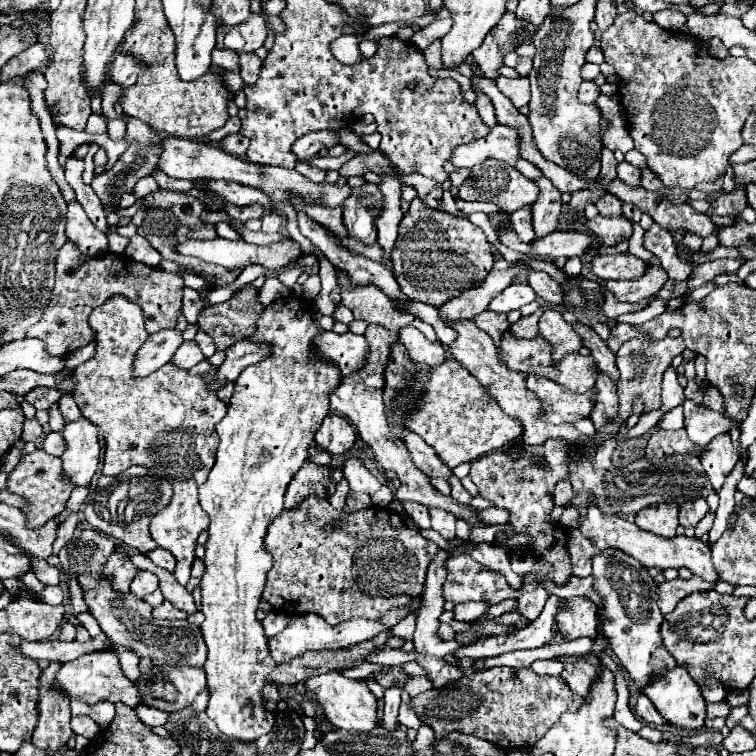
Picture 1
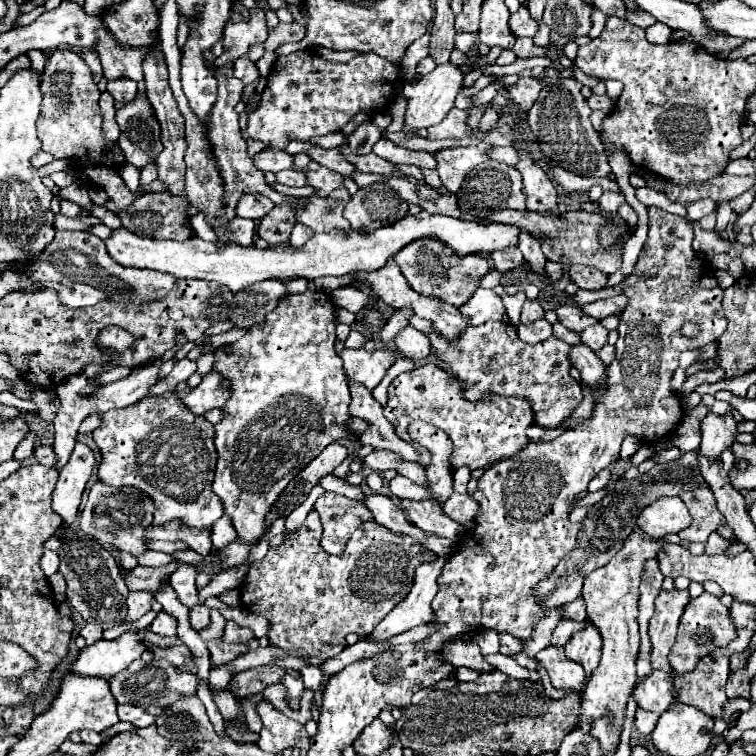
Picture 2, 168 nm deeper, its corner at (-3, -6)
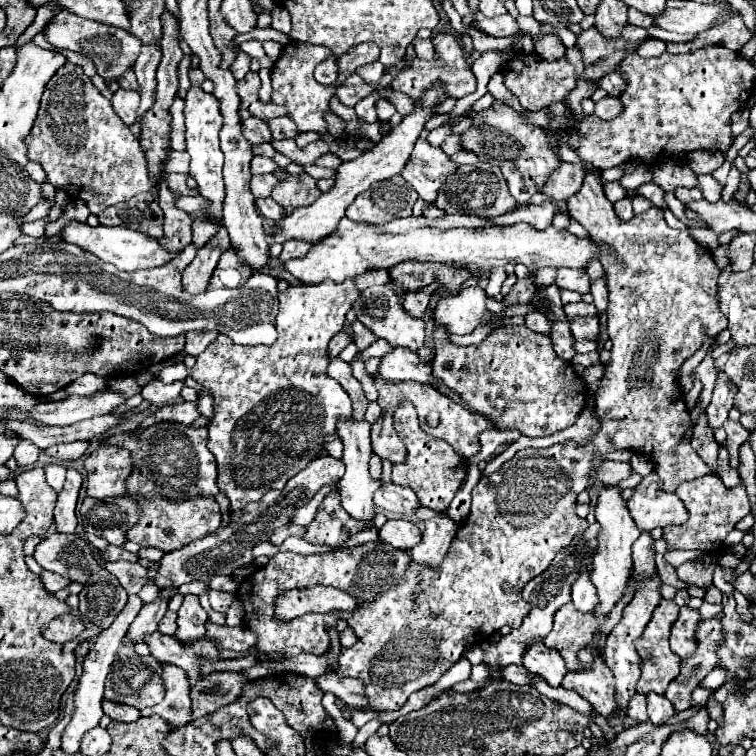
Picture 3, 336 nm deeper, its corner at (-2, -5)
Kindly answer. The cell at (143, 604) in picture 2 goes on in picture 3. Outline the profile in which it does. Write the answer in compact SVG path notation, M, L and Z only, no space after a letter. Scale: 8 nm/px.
M129 595L129 601L125 605L125 609L117 615L117 619L105 629L101 631L101 635L95 639L95 643L91 645L91 651L87 653L85 661L83 661L83 675L79 679L79 687L75 689L75 711L71 715L71 721L69 725L65 727L63 735L61 735L61 749L67 753L67 755L73 755L79 751L79 743L81 743L81 737L97 727L99 719L103 717L103 711L101 711L101 701L103 701L103 687L105 687L105 677L109 673L109 667L113 663L113 657L115 657L115 651L119 649L119 643L121 643L121 637L127 633L127 627L133 623L133 619L137 617L137 613L141 611L143 607L143 601L139 599L139 595Z

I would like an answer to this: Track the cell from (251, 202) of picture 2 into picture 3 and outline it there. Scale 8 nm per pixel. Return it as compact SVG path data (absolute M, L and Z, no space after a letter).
M267 197L267 199L257 199L257 201L255 201L255 205L257 205L259 213L261 213L265 219L277 221L277 219L281 219L281 217L285 215L283 207L281 207L279 203L275 203L271 197Z

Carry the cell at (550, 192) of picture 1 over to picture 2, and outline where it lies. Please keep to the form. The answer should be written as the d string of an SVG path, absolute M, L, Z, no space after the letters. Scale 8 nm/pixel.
M518 150L520 154L520 164L516 166L522 174L522 184L524 184L524 192L528 196L526 200L526 208L528 210L536 210L540 214L546 212L554 212L556 210L556 186L554 182L548 178L548 174L530 158L528 152Z

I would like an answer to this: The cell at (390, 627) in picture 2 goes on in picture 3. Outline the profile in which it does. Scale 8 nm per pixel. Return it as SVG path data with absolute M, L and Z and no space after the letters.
M433 517L423 525L421 543L411 549L413 561L429 563L429 567L437 567L439 559L445 557L453 537L457 533L457 525L449 517Z

